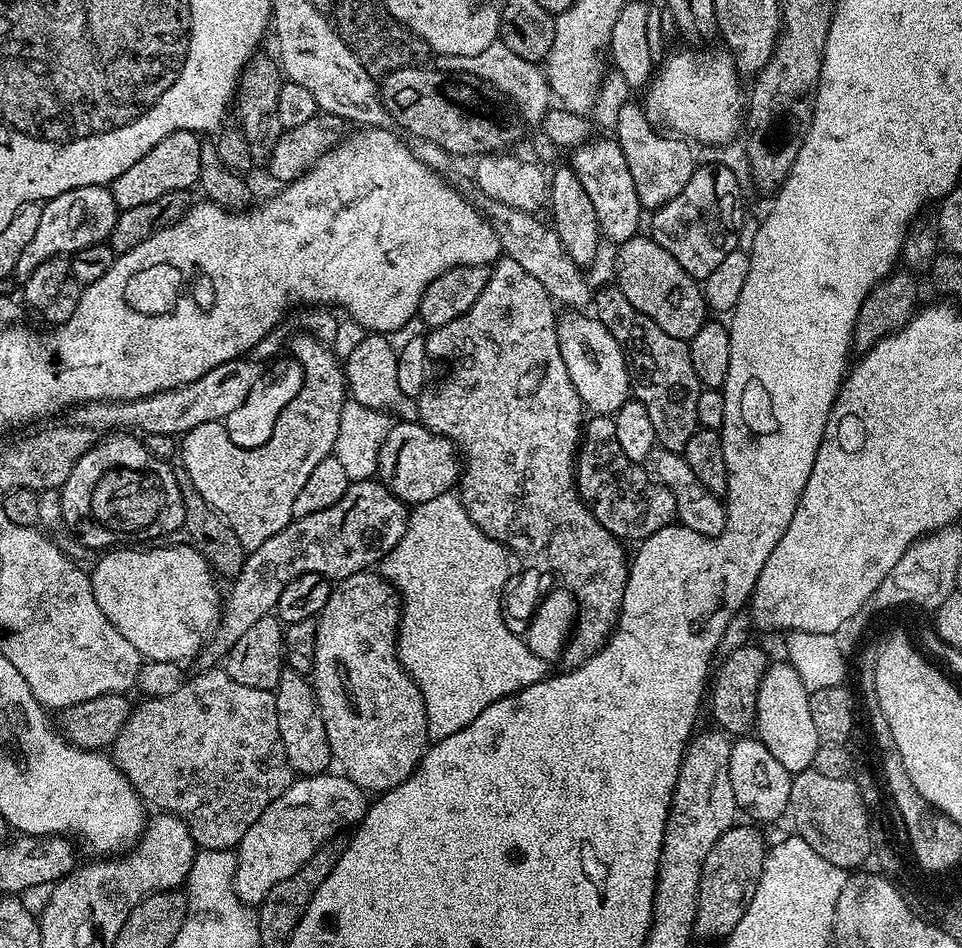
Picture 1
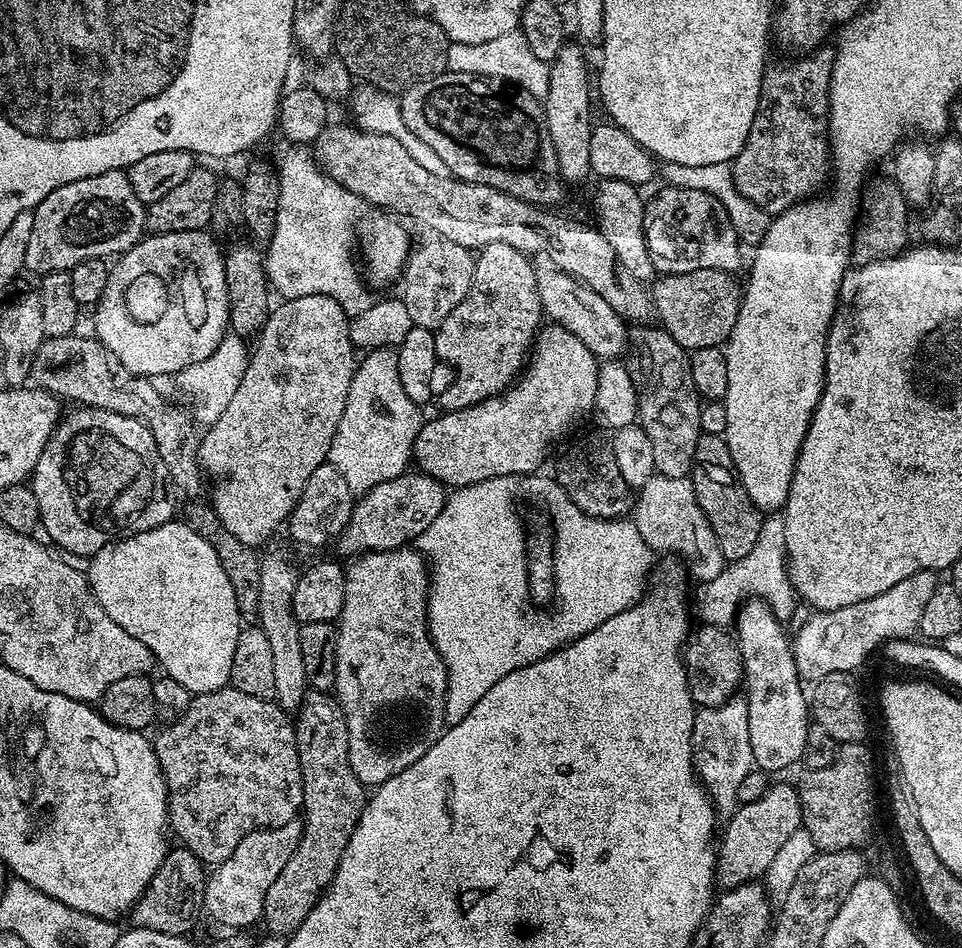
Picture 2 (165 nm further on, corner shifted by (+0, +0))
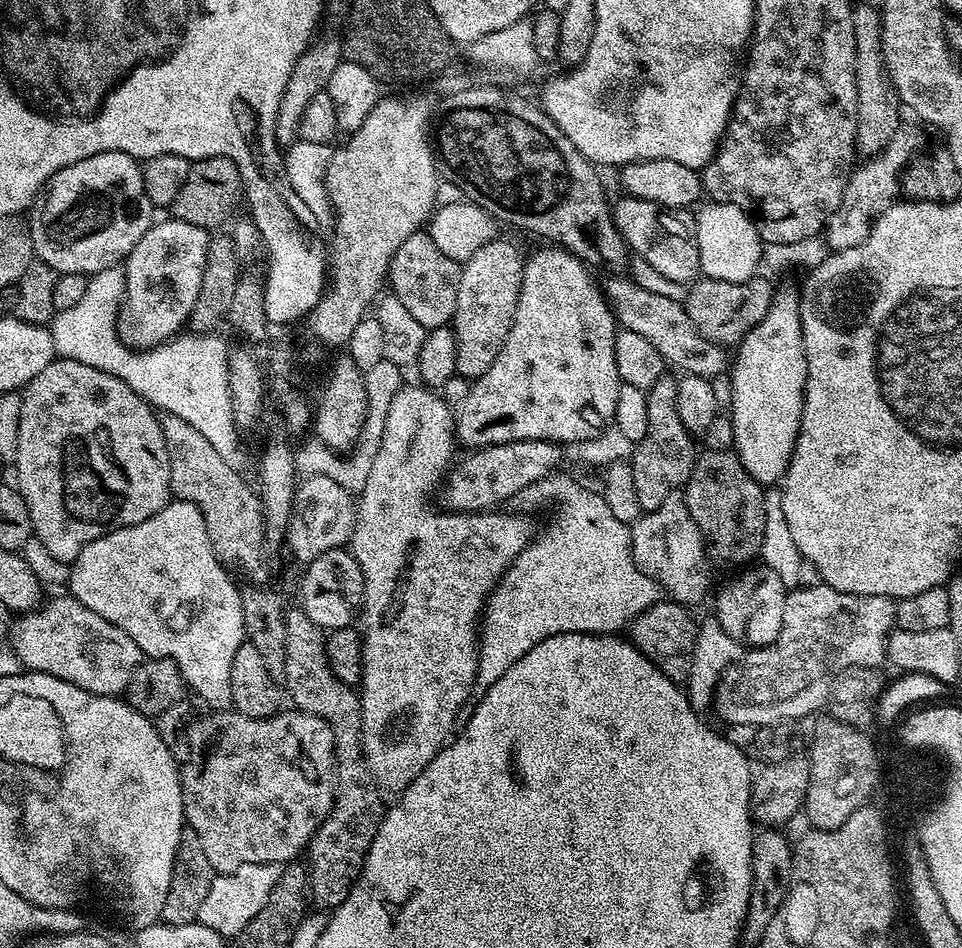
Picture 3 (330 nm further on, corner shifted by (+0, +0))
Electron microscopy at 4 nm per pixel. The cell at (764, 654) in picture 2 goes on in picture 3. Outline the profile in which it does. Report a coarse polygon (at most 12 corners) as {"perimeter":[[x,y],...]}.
{"perimeter":[[748,566],[716,596],[720,628],[749,649],[782,630],[786,589]]}

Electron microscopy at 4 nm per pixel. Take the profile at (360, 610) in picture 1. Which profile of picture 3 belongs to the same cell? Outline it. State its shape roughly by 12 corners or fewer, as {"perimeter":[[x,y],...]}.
{"perimeter":[[390,402],[358,492],[360,745],[399,794],[476,684],[532,524],[439,516],[453,409]]}

